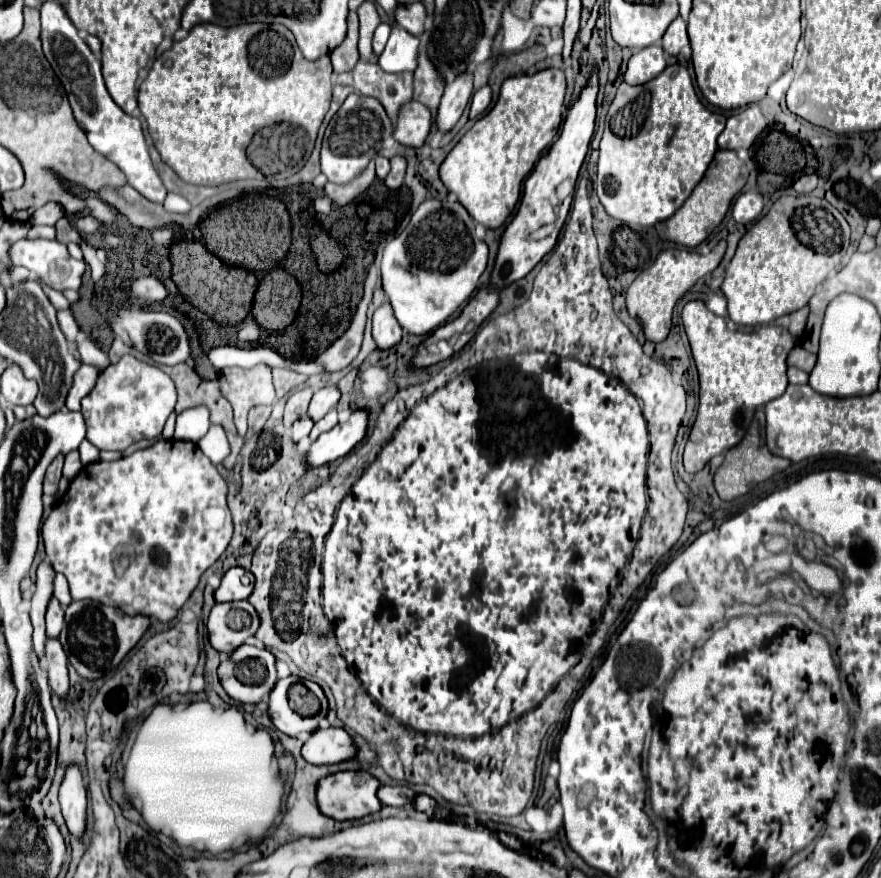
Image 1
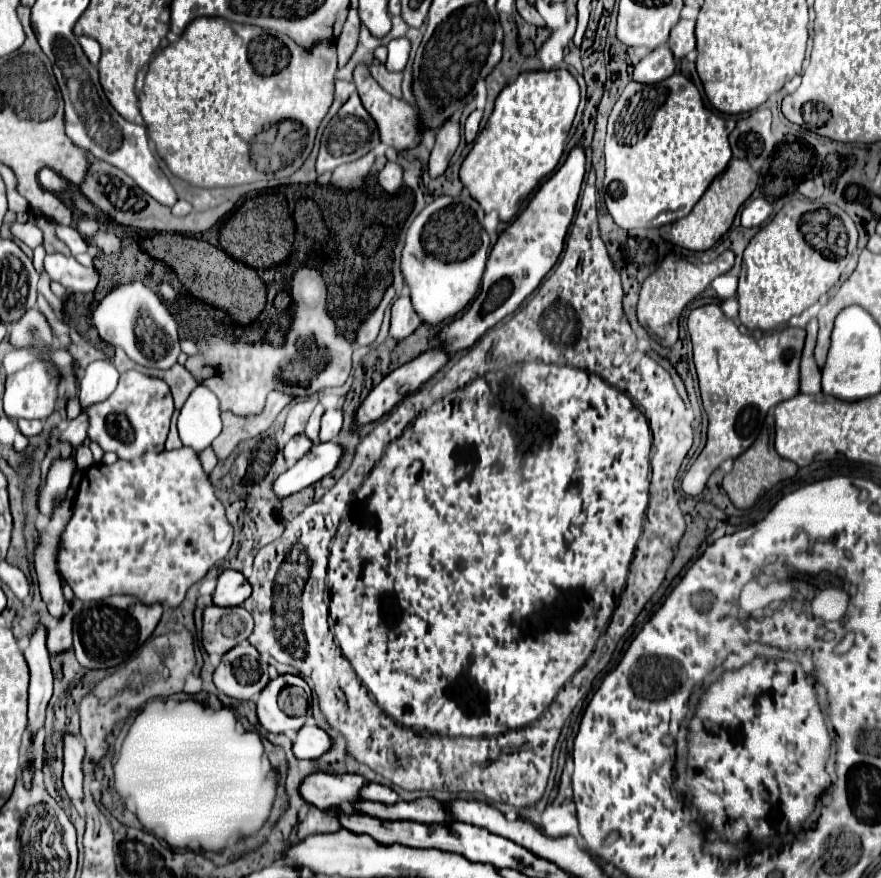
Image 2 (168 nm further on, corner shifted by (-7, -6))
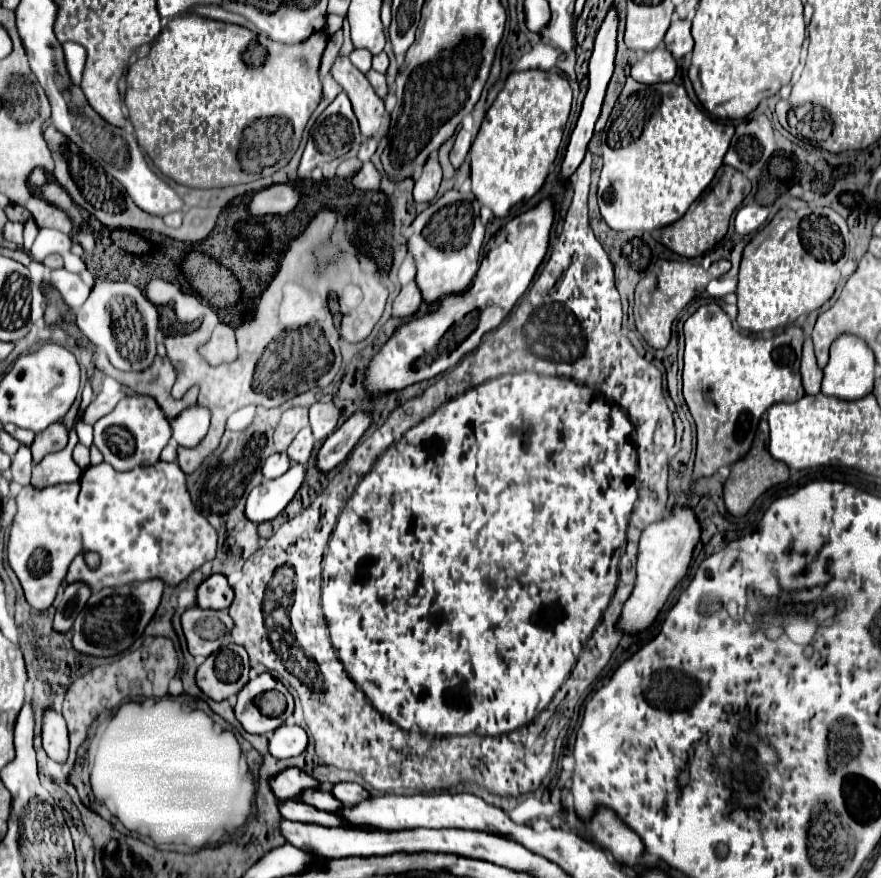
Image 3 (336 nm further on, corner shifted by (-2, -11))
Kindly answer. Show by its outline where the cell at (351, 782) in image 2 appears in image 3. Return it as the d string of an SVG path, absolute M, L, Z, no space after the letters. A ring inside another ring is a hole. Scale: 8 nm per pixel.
M285 769L271 779L271 789L279 801L299 799L307 789L321 789L321 783L301 769Z

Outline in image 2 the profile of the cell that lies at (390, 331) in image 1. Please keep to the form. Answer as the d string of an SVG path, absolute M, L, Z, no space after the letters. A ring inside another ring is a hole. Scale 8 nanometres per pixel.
M402 294L394 304L392 304L392 326L390 326L390 336L392 338L406 338L410 336L418 326L420 318L412 306L410 294Z

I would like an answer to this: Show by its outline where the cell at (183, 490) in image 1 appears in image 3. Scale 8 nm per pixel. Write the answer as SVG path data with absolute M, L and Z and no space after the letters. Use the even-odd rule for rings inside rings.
M157 461L153 467L137 467L133 471L113 471L109 463L91 465L81 475L79 491L79 531L85 551L97 551L101 555L99 569L89 569L79 553L67 571L67 583L85 583L91 591L105 587L123 587L125 583L161 579L165 585L179 585L203 563L215 559L217 553L217 531L213 525L193 507L187 477L177 463Z

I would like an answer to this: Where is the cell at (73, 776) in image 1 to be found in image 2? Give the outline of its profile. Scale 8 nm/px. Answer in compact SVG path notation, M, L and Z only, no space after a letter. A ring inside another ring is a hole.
M64 734L64 788L78 804L82 800L82 758L84 746L76 734Z

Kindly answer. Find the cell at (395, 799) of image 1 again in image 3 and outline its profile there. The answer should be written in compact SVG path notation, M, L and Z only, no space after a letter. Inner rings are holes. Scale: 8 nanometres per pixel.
M337 783L331 787L331 793L341 799L341 803L359 803L369 799L369 791L363 789L359 783Z

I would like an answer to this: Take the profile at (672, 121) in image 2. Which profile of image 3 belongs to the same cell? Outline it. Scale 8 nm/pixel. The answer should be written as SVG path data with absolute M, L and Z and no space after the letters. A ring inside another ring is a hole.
M627 77L627 83L613 107L607 123L607 139L603 141L603 169L599 179L599 209L605 223L613 231L643 229L653 231L681 219L689 205L705 191L723 165L725 151L733 137L731 123L719 123L707 117L689 99L685 87L675 83L643 85Z

